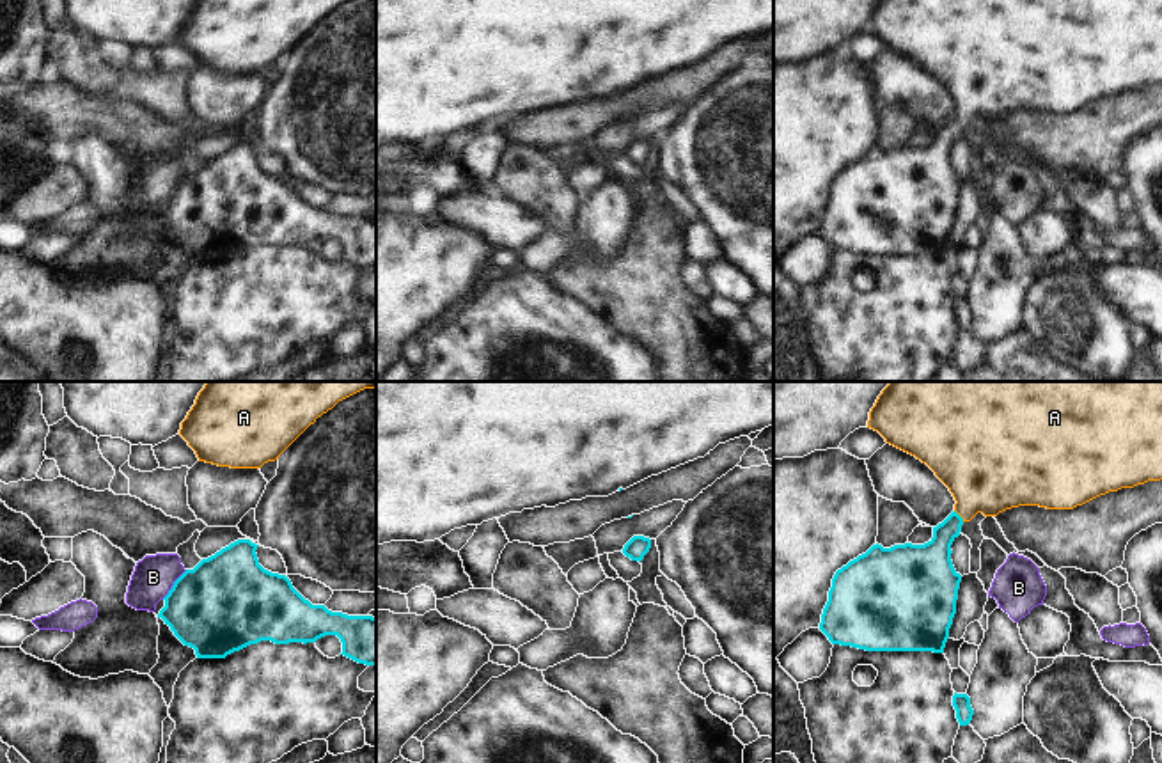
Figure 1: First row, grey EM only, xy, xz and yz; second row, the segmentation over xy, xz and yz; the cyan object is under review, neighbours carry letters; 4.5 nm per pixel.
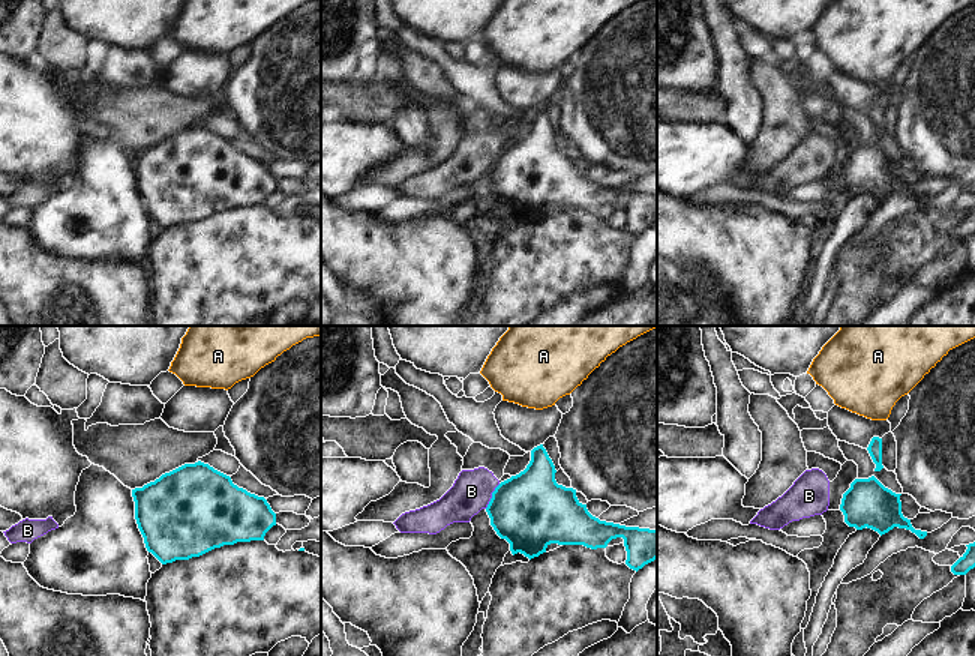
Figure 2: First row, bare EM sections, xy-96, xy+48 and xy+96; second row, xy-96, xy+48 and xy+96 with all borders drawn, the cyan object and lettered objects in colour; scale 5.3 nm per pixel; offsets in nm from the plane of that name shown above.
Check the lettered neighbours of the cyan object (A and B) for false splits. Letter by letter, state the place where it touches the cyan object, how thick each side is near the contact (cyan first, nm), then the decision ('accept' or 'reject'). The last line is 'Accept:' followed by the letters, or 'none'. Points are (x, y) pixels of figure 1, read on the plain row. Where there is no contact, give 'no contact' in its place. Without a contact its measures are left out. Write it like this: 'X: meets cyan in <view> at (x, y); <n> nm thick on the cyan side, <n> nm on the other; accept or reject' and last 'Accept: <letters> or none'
A: meets cyan in yz at (958, 117); 180 nm thick on the cyan side, 400 nm on the other; accept
B: meets cyan in xy at (174, 187); 440 nm thick on the cyan side, 190 nm on the other; reject
Accept: A

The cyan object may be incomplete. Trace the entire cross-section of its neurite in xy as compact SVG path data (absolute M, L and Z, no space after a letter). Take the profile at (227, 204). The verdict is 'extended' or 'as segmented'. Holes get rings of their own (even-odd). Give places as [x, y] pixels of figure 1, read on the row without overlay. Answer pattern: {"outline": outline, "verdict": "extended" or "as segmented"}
{"outline": "M238 142L186 172L158 220L197 261L225 261L261 243L307 247L337 238L341 257L376 268L376 220L312 208L286 177L259 167L257 149Z", "verdict": "as segmented"}

